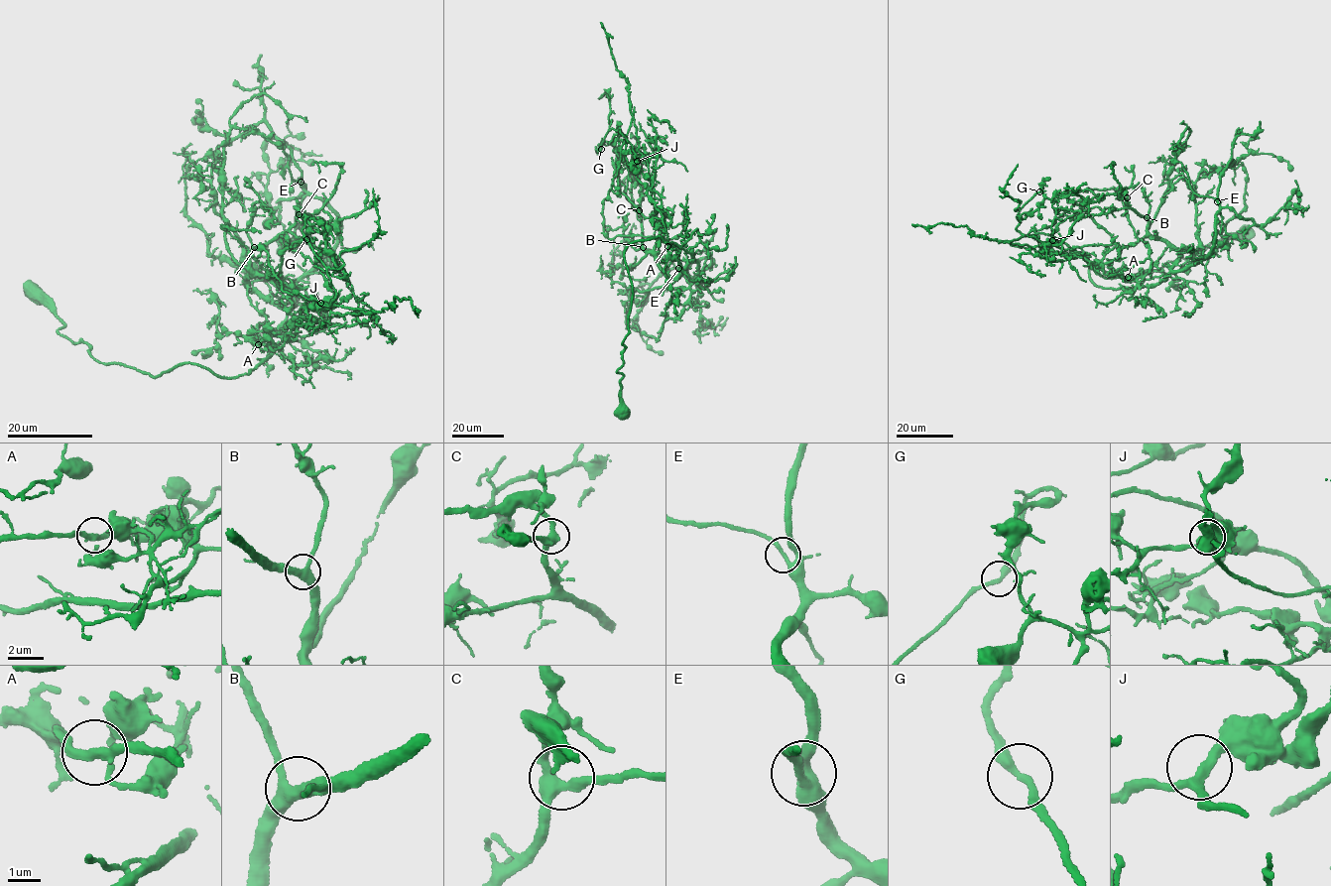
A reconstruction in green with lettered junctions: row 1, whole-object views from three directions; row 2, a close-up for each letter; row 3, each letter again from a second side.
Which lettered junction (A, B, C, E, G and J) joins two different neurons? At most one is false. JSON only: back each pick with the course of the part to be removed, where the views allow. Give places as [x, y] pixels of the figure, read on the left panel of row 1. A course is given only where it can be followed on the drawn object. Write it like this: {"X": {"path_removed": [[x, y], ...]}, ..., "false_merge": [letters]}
{"G": {"path_removed": [[306, 239], [335, 298], [304, 300], [280, 348], [260, 347], [270, 342], [309, 364], [303, 353], [351, 378]]}, "false_merge": ["G"]}

